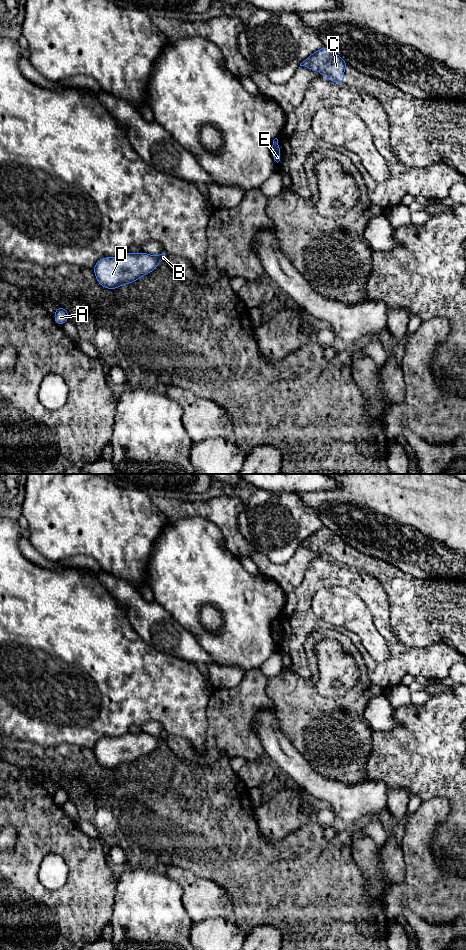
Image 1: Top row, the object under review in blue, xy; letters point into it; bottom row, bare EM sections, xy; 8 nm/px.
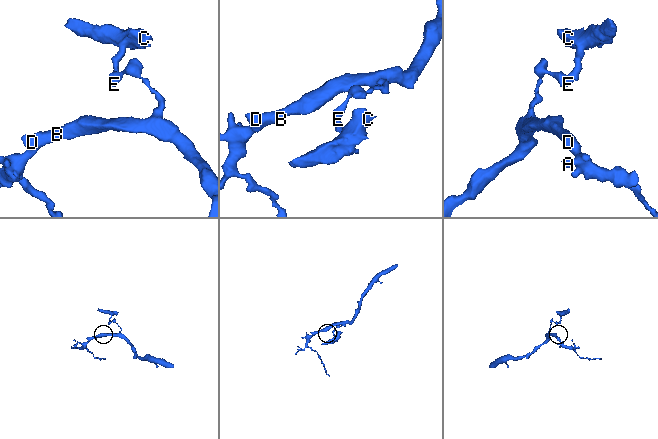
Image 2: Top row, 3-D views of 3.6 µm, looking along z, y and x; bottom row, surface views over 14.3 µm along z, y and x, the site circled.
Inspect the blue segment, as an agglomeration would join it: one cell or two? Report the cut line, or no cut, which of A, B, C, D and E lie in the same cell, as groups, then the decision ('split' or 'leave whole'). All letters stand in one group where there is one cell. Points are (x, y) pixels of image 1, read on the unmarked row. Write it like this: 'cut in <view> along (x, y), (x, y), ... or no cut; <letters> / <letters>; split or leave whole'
cut in xy along (272, 624), (279, 629); A B D E / C; split

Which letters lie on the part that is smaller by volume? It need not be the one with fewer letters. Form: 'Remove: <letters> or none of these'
Remove: C

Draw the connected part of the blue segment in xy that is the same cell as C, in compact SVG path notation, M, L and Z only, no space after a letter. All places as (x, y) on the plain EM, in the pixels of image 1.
M323 527L312 533L300 546L320 552L325 558L339 564L344 563L344 550L348 544L338 534Z

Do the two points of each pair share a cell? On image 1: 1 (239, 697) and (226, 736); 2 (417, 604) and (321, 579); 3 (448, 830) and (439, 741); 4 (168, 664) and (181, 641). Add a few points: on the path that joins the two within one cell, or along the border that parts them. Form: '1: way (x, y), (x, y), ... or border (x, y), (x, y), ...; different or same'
1: way (236, 707), (230, 713), (229, 726); same
2: border (374, 577), (387, 596), (389, 607), (388, 620); different
3: way (455, 808), (455, 785), (439, 769), (439, 763); same
4: border (151, 646), (158, 651), (194, 662); different

